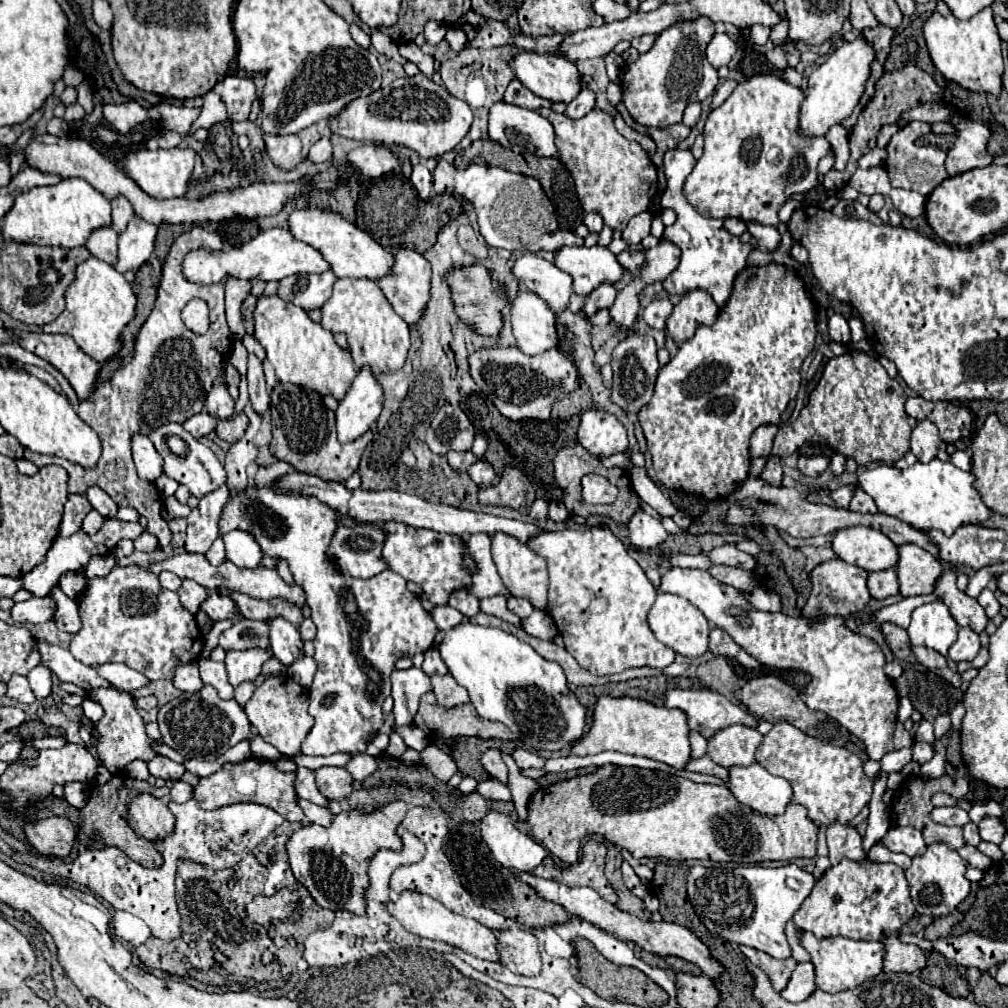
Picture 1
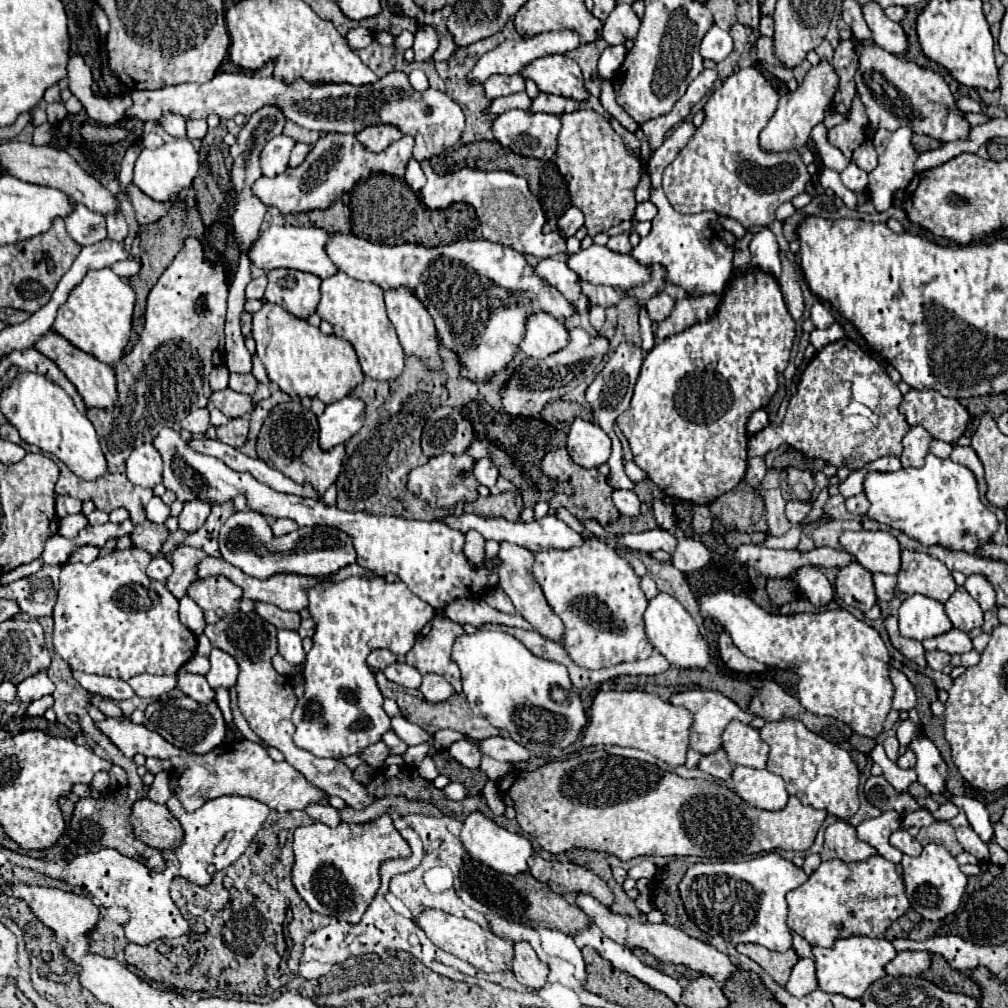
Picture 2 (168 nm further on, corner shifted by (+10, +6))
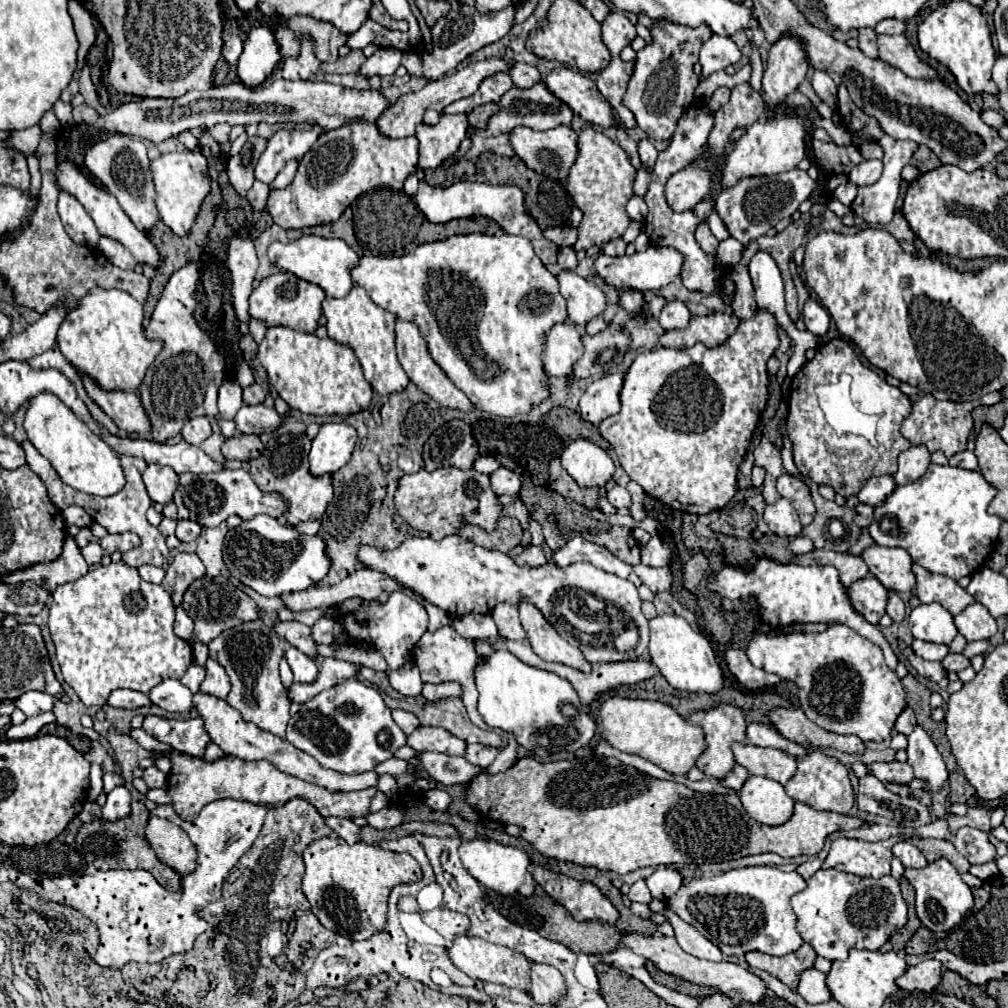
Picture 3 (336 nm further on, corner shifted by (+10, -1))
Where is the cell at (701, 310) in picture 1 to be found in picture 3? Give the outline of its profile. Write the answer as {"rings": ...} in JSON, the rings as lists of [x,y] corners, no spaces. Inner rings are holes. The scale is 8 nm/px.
{"rings":[[[711,314],[711,316],[693,316],[689,328],[669,330],[661,336],[661,344],[667,348],[689,348],[697,342],[707,348],[721,346],[735,330],[739,318],[733,314]]]}

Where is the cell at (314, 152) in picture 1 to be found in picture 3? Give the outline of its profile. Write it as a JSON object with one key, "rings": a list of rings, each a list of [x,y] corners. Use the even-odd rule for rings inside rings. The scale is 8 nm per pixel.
{"rings":[[[297,160],[287,162],[287,164],[285,164],[285,168],[283,168],[283,170],[275,176],[275,180],[271,182],[271,188],[285,188],[285,186],[293,180],[295,172],[297,172]]]}

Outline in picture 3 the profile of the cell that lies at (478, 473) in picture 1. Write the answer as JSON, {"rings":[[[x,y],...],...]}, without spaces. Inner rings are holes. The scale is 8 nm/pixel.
{"rings":[[[499,468],[493,476],[491,476],[491,486],[493,486],[493,492],[497,496],[501,494],[519,494],[521,490],[521,480],[507,468]]]}

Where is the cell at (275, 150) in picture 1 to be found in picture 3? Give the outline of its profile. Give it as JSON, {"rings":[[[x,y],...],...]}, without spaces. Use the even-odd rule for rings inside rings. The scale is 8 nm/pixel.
{"rings":[[[313,124],[311,130],[295,130],[295,128],[277,130],[267,140],[267,146],[259,156],[259,162],[255,166],[255,178],[265,184],[271,184],[271,180],[289,160],[301,160],[303,154],[311,150],[319,134],[321,126],[317,124]]]}

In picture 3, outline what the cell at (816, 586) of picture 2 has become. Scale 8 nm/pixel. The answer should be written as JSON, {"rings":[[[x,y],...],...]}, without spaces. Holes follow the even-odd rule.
{"rings":[[[757,558],[753,566],[733,568],[721,566],[719,572],[711,572],[707,578],[707,592],[717,594],[719,598],[741,600],[753,598],[759,606],[759,618],[769,626],[789,626],[789,624],[845,624],[853,628],[863,638],[871,640],[883,650],[885,662],[891,670],[897,666],[897,656],[893,654],[889,642],[881,634],[879,626],[869,624],[853,606],[847,594],[847,588],[839,580],[839,572],[833,566],[799,566],[799,564],[779,564],[771,558]]]}

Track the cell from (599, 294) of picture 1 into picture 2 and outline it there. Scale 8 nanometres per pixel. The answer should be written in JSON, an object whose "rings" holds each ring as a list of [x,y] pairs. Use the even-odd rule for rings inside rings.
{"rings":[[[331,233],[325,251],[337,269],[353,279],[371,281],[383,289],[399,285],[413,287],[415,295],[431,313],[443,345],[459,353],[463,375],[473,381],[489,379],[513,359],[529,313],[545,311],[555,319],[575,315],[573,305],[555,287],[539,279],[521,253],[487,239],[463,239],[425,249],[415,243],[381,245],[353,233]],[[481,277],[501,289],[501,297],[497,297],[493,313],[485,317],[485,325],[481,325]]]}

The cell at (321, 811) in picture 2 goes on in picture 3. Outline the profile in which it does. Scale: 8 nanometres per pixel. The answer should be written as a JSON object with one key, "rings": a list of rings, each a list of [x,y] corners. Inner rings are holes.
{"rings":[[[329,816],[329,818],[325,818],[325,822],[327,822],[327,826],[329,826],[337,836],[341,836],[347,844],[361,842],[361,836],[359,836],[359,830],[361,830],[361,828],[359,828],[353,820]]]}

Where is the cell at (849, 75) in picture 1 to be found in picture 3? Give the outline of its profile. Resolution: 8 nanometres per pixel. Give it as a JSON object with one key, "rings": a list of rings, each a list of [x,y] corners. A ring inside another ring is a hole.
{"rings":[[[783,114],[773,120],[753,122],[751,128],[735,142],[735,148],[729,152],[721,186],[731,188],[743,178],[749,176],[771,176],[797,168],[797,164],[805,158],[805,124],[797,114]]]}

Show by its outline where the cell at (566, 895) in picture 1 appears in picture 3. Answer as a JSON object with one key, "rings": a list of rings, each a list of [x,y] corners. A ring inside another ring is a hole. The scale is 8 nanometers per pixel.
{"rings":[[[625,934],[621,944],[631,948],[639,956],[645,956],[659,970],[663,970],[667,974],[679,976],[679,978],[683,978],[687,982],[693,982],[693,984],[699,984],[699,986],[717,988],[719,992],[729,996],[735,1004],[743,1004],[743,1002],[759,1004],[767,994],[767,984],[759,976],[755,976],[751,970],[745,970],[739,964],[731,964],[731,962],[709,962],[709,960],[695,958],[695,956],[687,954],[685,950],[681,950],[681,946],[677,944],[675,938],[667,938],[667,936],[655,938],[655,936],[641,936],[641,934]]]}

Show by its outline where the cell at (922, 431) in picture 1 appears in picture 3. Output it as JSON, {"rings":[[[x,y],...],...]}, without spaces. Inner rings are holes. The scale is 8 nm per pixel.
{"rings":[[[911,446],[899,456],[899,470],[895,474],[895,484],[901,486],[919,480],[929,464],[931,464],[929,450],[925,446]]]}

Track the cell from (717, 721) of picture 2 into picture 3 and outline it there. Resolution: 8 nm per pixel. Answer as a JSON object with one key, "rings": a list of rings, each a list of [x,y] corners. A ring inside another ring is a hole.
{"rings":[[[719,704],[713,710],[707,710],[707,712],[695,712],[689,718],[689,722],[695,724],[695,726],[701,726],[703,732],[705,732],[705,740],[707,740],[707,750],[699,756],[697,768],[701,772],[705,772],[707,776],[711,776],[711,778],[717,778],[717,780],[725,778],[733,770],[733,766],[735,766],[731,744],[733,742],[739,742],[739,744],[745,744],[747,742],[747,736],[745,736],[745,726],[747,724],[745,724],[743,712],[737,706]]]}

